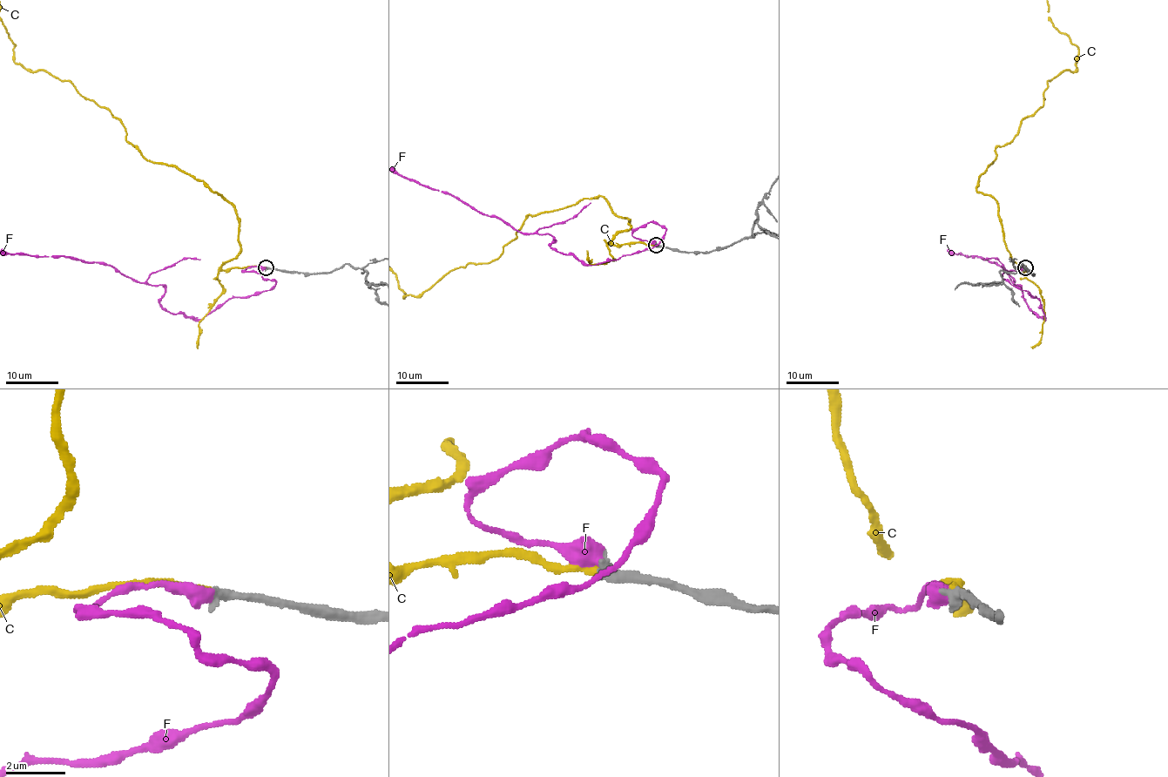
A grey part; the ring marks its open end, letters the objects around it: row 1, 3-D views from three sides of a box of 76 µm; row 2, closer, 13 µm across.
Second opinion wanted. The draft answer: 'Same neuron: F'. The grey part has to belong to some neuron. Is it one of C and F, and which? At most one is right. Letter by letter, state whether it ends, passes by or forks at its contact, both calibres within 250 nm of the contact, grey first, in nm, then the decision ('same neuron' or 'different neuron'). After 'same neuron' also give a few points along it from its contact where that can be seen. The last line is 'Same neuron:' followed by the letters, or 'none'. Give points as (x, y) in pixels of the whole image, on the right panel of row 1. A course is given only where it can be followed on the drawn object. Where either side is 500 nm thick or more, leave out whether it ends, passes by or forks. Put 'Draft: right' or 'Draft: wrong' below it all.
C: it ends | 380/320 nm | same neuron | via (1024, 267), (977, 182), (1047, 83), (1074, 70), (1078, 47), (1048, 16)
F: 360/550 nm | different neuron
Same neuron: C
Draft: wrong

